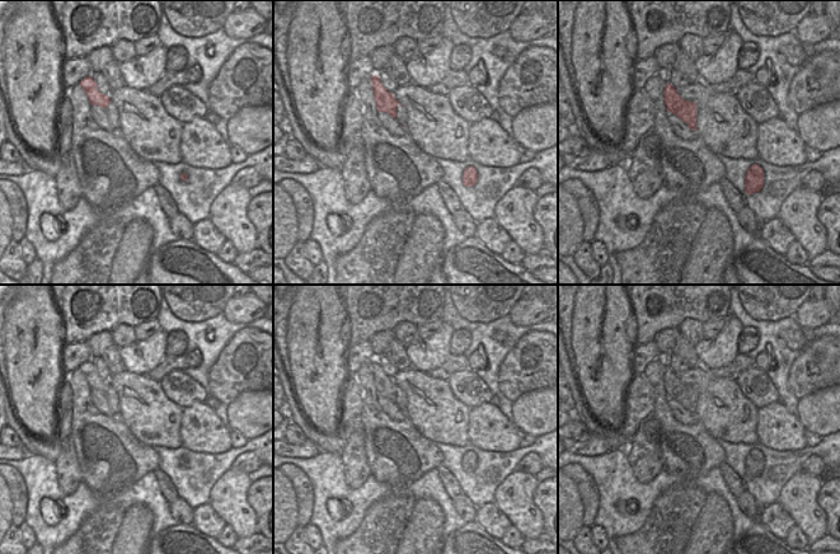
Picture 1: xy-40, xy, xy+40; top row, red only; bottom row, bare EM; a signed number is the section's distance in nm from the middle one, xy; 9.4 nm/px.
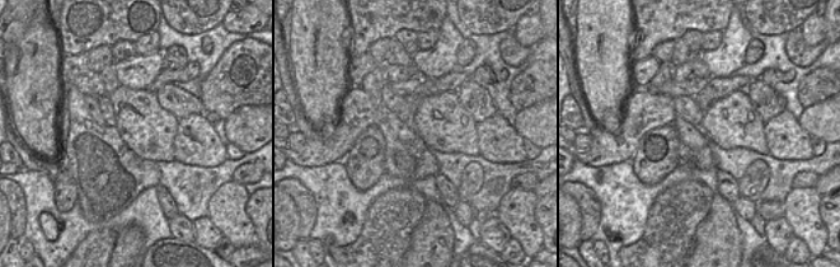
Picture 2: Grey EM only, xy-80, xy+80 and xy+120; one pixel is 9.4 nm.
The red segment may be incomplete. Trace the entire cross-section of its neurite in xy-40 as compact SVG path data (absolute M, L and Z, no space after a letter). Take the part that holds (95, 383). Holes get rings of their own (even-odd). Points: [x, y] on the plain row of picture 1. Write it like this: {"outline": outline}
{"outline": "M91 361L84 362L79 368L86 377L86 381L91 390L98 390L103 394L108 391L108 389L111 388L109 381L98 376L97 367Z"}

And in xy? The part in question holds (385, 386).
{"outline": "M376 358L374 361L371 361L370 363L371 363L374 385L376 388L377 396L385 396L395 404L396 391L400 388L393 381L393 377L388 376L383 371L383 368Z"}

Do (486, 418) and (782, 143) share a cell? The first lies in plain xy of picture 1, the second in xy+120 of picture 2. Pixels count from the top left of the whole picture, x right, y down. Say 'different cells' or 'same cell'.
same cell

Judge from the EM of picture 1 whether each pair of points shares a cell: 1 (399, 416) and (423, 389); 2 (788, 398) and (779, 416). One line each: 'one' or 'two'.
1: two
2: two

